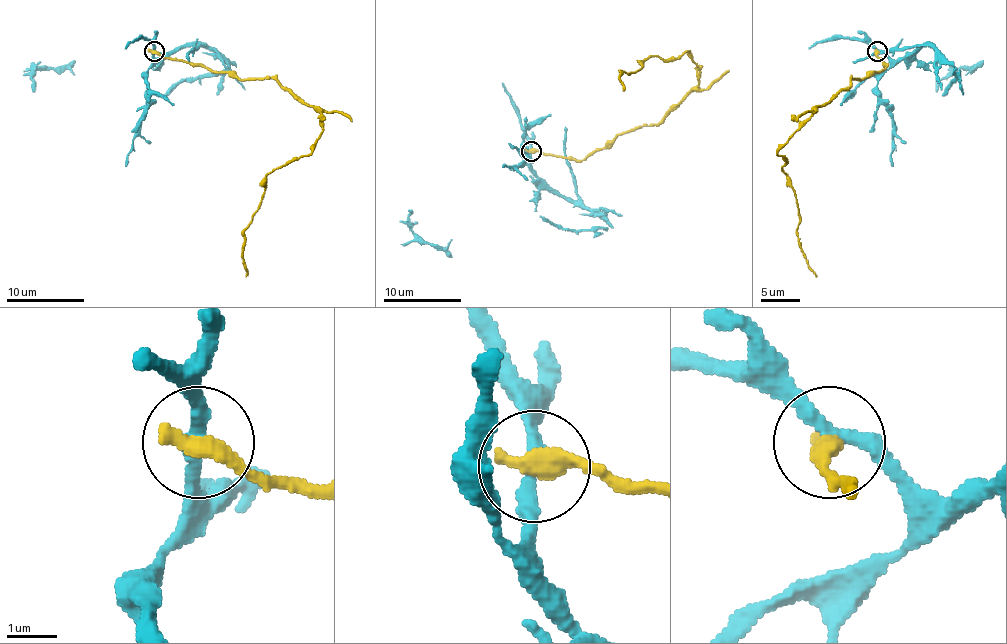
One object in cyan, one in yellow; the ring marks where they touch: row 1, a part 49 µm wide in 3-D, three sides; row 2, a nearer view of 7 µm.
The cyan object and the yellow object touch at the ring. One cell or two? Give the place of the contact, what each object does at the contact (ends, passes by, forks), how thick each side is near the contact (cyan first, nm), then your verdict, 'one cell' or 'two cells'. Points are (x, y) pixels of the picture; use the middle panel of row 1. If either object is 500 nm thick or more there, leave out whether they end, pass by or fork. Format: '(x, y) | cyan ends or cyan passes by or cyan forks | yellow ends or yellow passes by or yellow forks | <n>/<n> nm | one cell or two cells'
(531, 151) | cyan passes by | yellow ends | 280/480 nm | two cells

